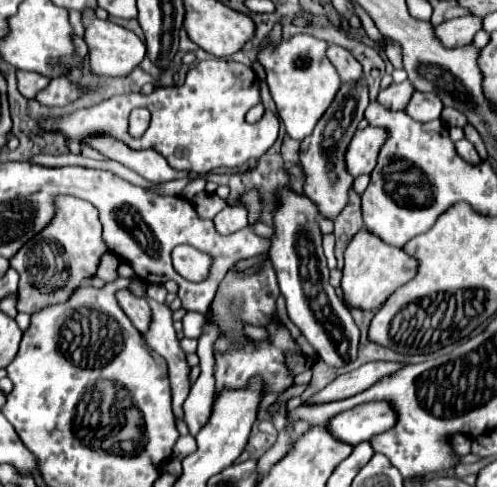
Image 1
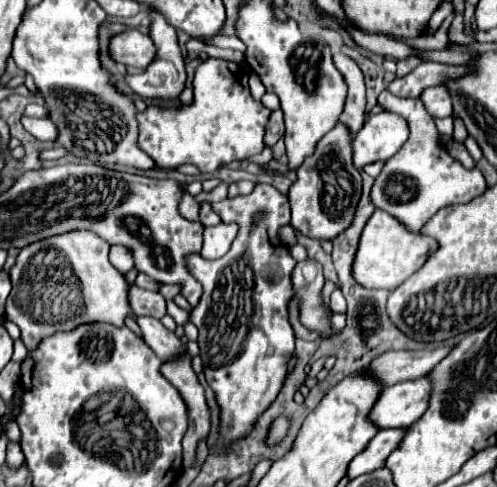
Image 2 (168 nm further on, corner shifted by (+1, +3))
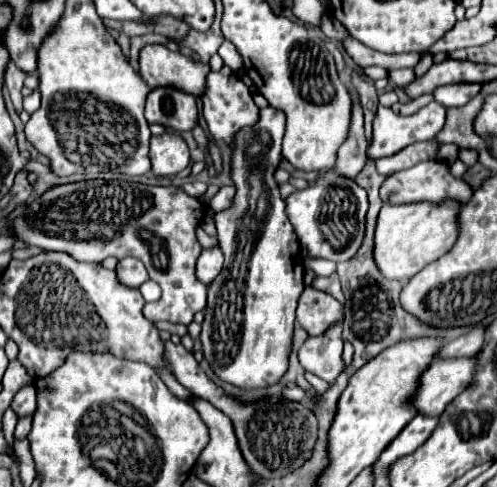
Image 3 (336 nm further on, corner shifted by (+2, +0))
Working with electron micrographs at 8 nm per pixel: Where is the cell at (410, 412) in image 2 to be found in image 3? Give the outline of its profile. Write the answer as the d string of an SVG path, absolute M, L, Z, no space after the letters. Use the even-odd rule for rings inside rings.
M475 358L435 360L421 376L417 394L413 394L413 408L419 414L441 414L445 406L463 392L473 378Z

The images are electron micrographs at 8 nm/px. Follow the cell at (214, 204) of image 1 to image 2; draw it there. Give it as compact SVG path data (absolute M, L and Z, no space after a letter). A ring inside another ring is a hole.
M202 203L202 207L200 207L200 223L202 223L204 227L208 227L208 225L218 225L218 223L220 223L220 217L210 209L208 203Z

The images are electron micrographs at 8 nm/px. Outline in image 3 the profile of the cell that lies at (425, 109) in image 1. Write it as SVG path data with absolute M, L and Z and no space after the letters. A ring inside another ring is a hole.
M451 84L451 86L441 86L433 90L433 98L435 102L439 102L449 110L449 108L465 106L479 90L481 90L479 84Z

